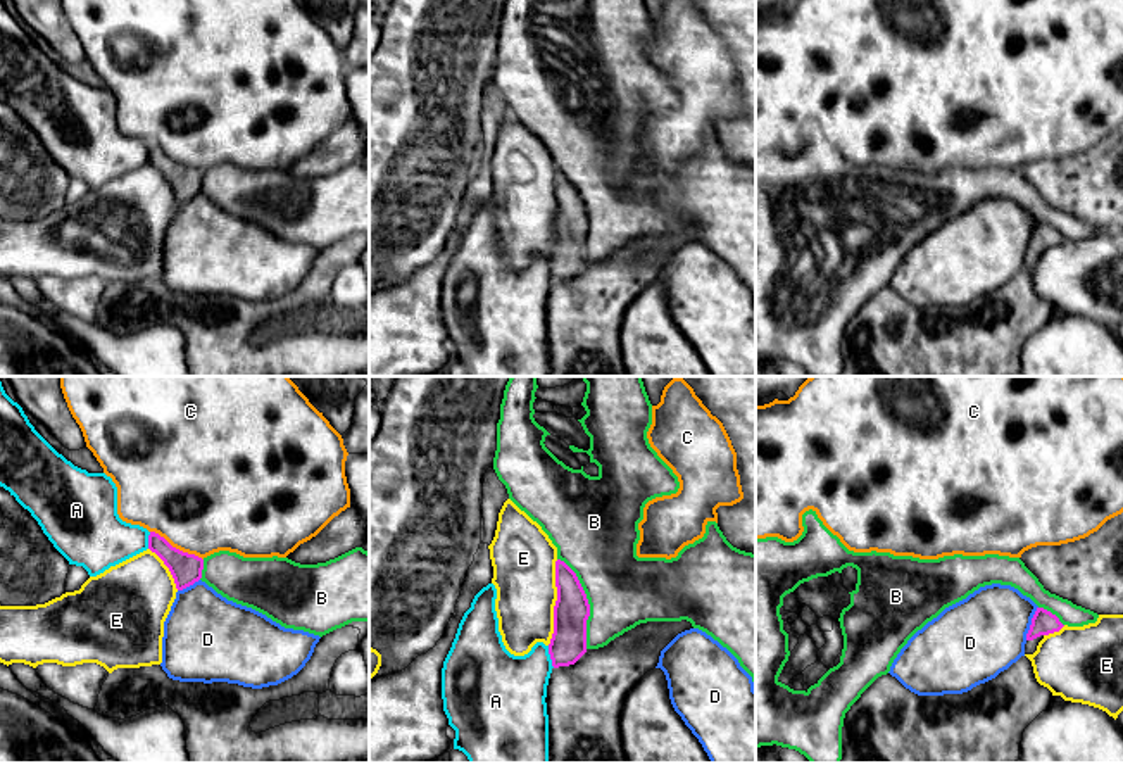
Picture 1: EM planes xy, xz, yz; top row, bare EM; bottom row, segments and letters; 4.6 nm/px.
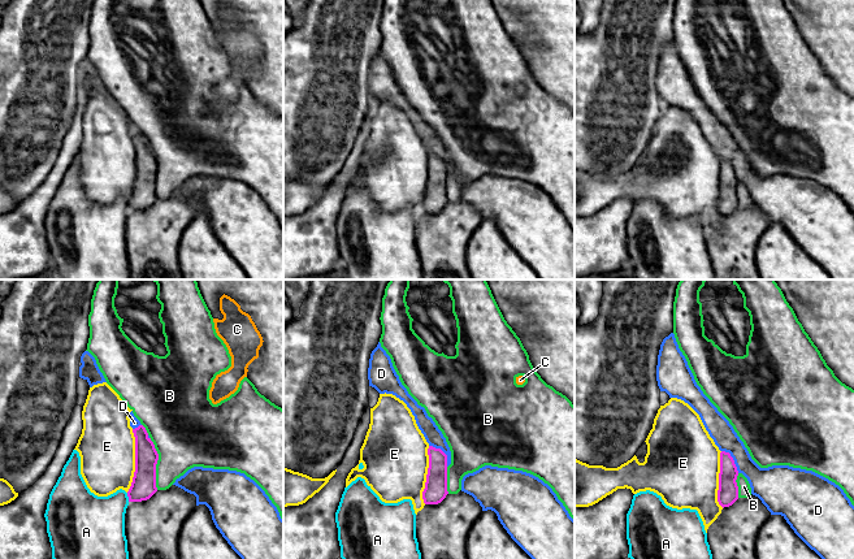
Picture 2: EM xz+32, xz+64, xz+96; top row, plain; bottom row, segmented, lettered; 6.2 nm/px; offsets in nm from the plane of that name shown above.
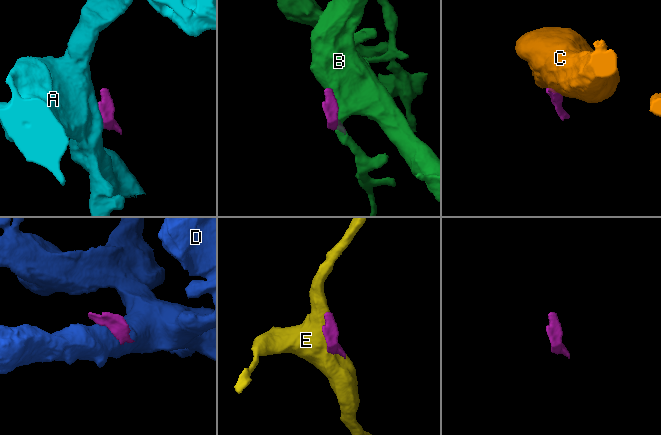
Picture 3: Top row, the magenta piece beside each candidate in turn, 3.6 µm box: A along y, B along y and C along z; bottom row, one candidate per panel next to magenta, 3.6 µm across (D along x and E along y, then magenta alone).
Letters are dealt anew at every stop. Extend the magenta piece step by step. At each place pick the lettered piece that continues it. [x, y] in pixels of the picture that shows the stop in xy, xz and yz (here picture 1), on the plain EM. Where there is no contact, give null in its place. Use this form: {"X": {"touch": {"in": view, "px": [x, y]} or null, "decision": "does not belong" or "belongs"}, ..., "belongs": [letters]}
{"A": {"touch": {"in": "xz", "px": [551, 270]}, "decision": "does not belong"}, "B": {"touch": {"in": "xz", "px": [587, 216]}, "decision": "does not belong"}, "C": {"touch": {"in": "xy", "px": [175, 161]}, "decision": "does not belong"}, "D": {"touch": {"in": "yz", "px": [1032, 237]}, "decision": "does not belong"}, "E": {"touch": {"in": "xz", "px": [556, 216]}, "decision": "does not belong"}, "belongs": []}

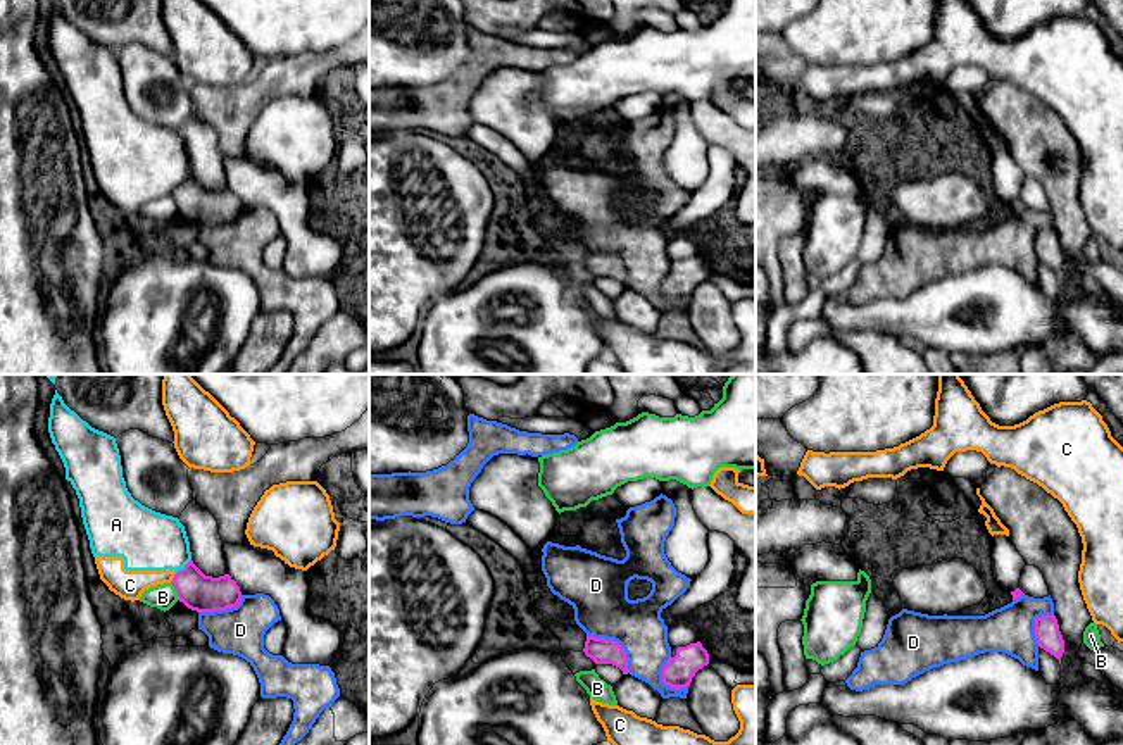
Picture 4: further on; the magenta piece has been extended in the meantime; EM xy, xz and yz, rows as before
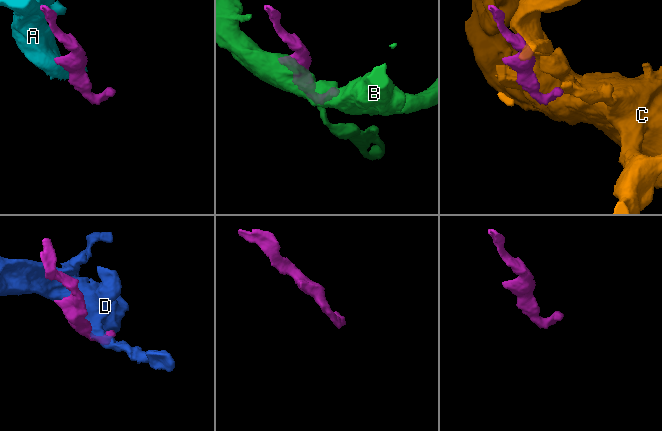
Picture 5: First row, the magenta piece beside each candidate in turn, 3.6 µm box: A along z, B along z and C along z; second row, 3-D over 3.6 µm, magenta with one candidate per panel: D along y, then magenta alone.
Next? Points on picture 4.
{"A": {"touch": {"in": "xy", "px": [185, 180]}, "decision": "does not belong"}, "B": {"touch": {"in": "xy", "px": [176, 204]}, "decision": "does not belong"}, "C": {"touch": {"in": "xy", "px": [173, 192]}, "decision": "does not belong"}, "D": {"touch": {"in": "xz", "px": [616, 256]}, "decision": "does not belong"}, "belongs": []}

